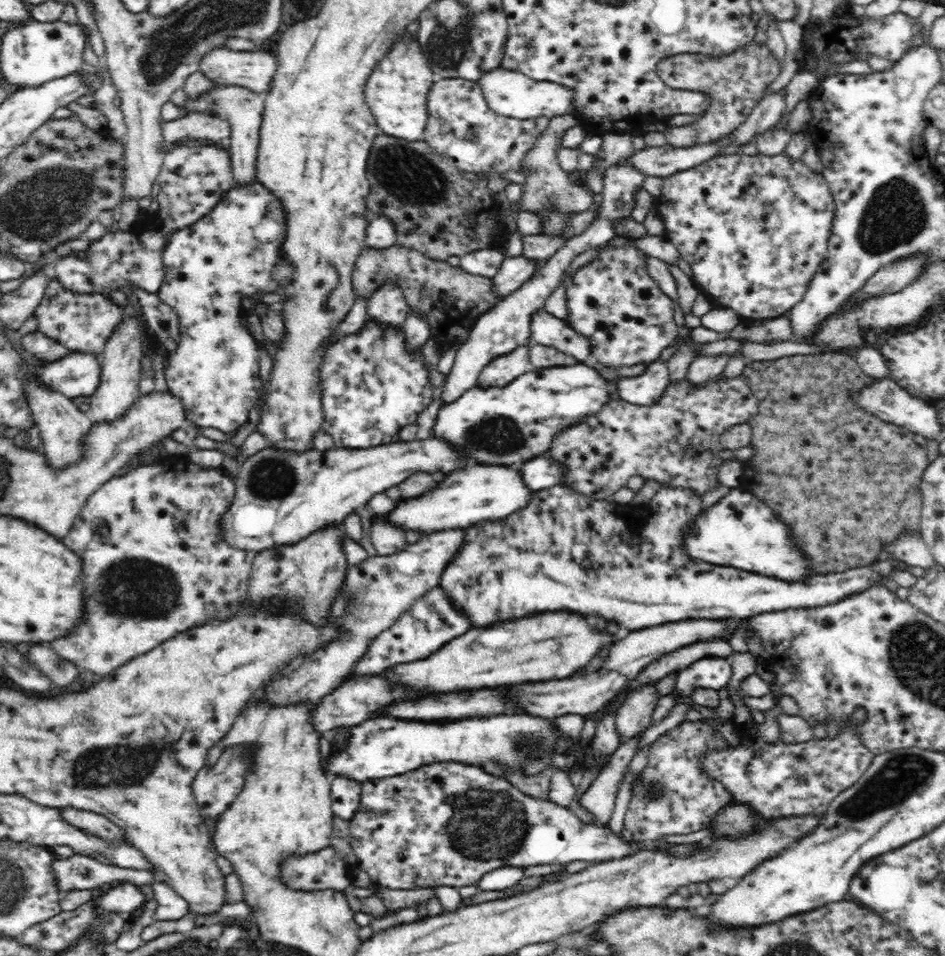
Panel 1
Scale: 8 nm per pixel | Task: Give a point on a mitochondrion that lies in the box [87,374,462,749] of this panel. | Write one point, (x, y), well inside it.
(129, 588)

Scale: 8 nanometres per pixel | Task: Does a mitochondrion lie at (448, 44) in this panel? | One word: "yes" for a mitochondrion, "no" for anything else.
yes

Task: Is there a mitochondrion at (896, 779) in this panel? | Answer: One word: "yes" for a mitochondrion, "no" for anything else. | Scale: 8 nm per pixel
yes

